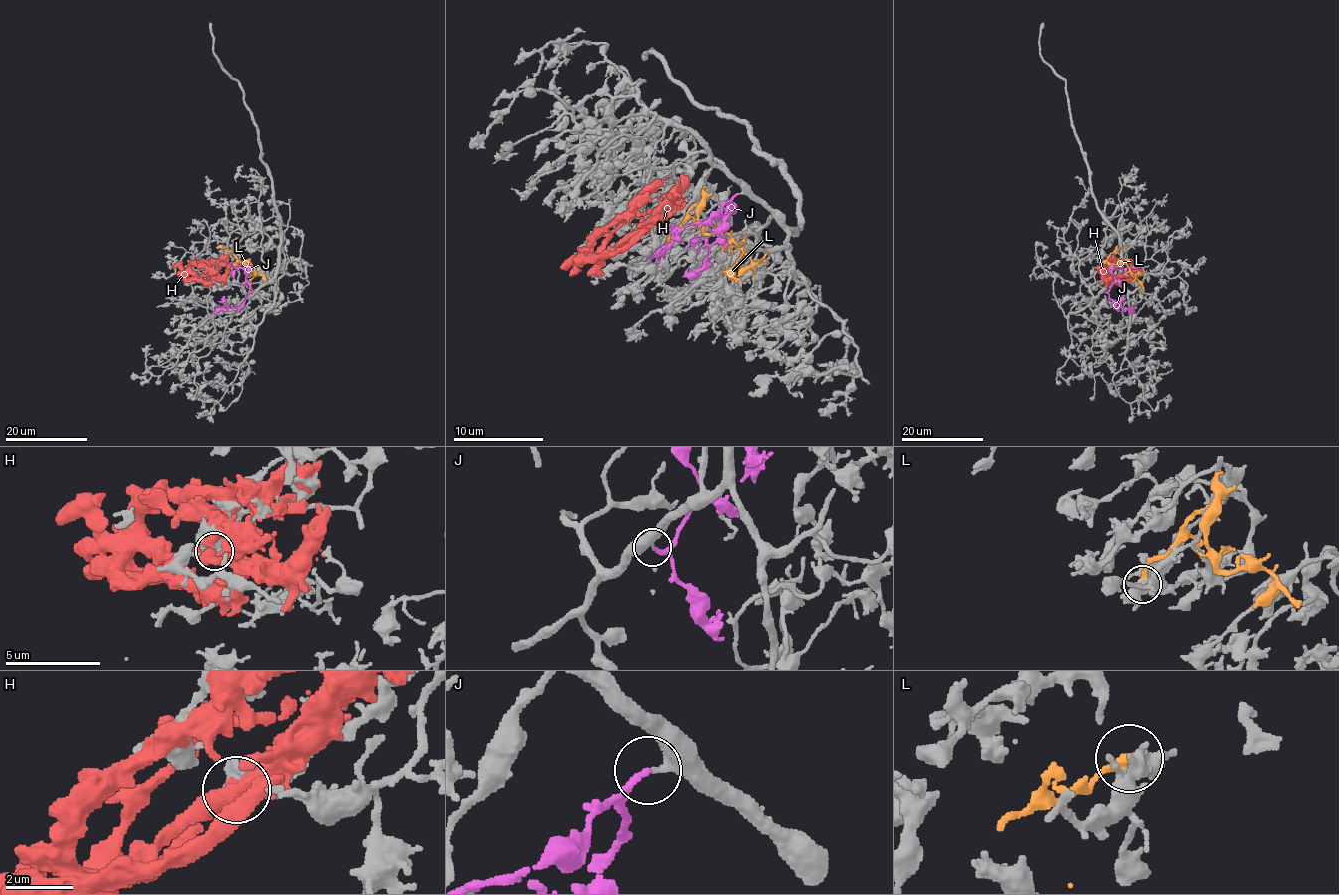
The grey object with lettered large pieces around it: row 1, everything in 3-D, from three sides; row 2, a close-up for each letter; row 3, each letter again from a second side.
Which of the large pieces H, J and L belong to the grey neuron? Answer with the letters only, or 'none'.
none

